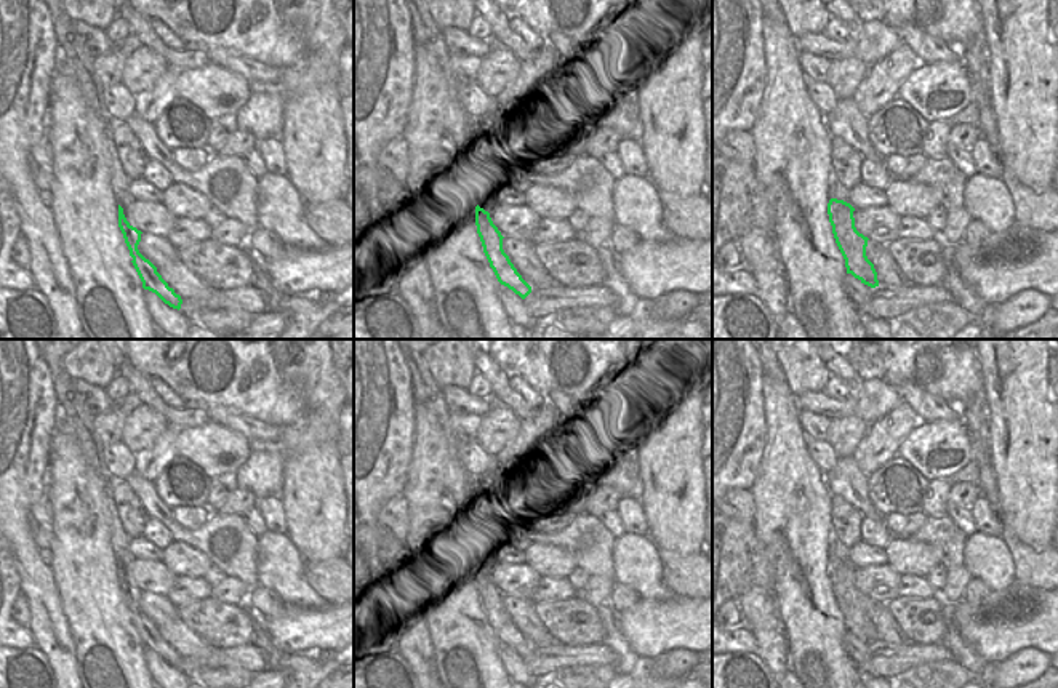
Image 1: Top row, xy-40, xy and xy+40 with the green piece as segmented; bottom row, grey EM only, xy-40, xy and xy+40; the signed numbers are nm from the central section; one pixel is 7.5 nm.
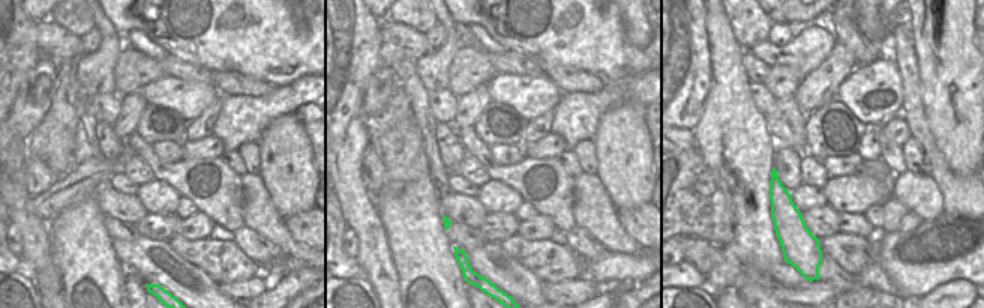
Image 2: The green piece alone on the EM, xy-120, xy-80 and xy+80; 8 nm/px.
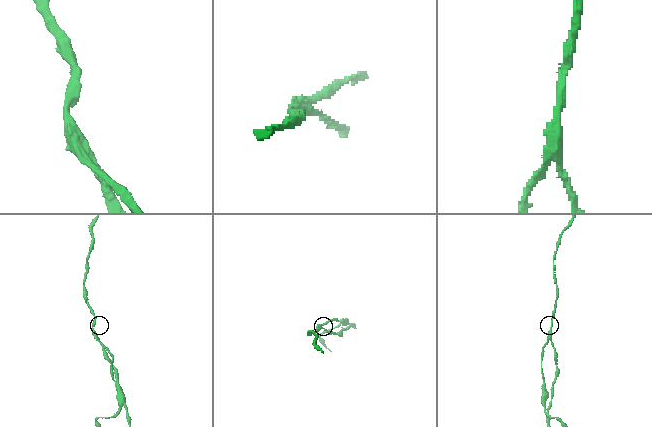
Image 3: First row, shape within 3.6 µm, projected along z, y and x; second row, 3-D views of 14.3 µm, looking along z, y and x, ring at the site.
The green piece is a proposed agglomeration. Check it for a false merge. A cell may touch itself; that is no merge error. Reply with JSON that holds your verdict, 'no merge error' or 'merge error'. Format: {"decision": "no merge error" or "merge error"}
{"decision": "merge error"}

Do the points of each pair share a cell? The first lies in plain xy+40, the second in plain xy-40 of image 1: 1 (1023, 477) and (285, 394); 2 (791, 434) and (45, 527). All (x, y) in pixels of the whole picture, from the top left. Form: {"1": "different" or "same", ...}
{"1": "different", "2": "different"}

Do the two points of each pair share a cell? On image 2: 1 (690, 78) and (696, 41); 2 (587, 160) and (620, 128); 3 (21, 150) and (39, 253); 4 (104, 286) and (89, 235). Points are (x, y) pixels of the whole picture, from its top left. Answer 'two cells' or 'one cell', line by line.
1: one cell
2: two cells
3: one cell
4: one cell

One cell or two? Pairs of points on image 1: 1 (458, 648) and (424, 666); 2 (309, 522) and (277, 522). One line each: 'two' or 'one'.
1: two
2: two

